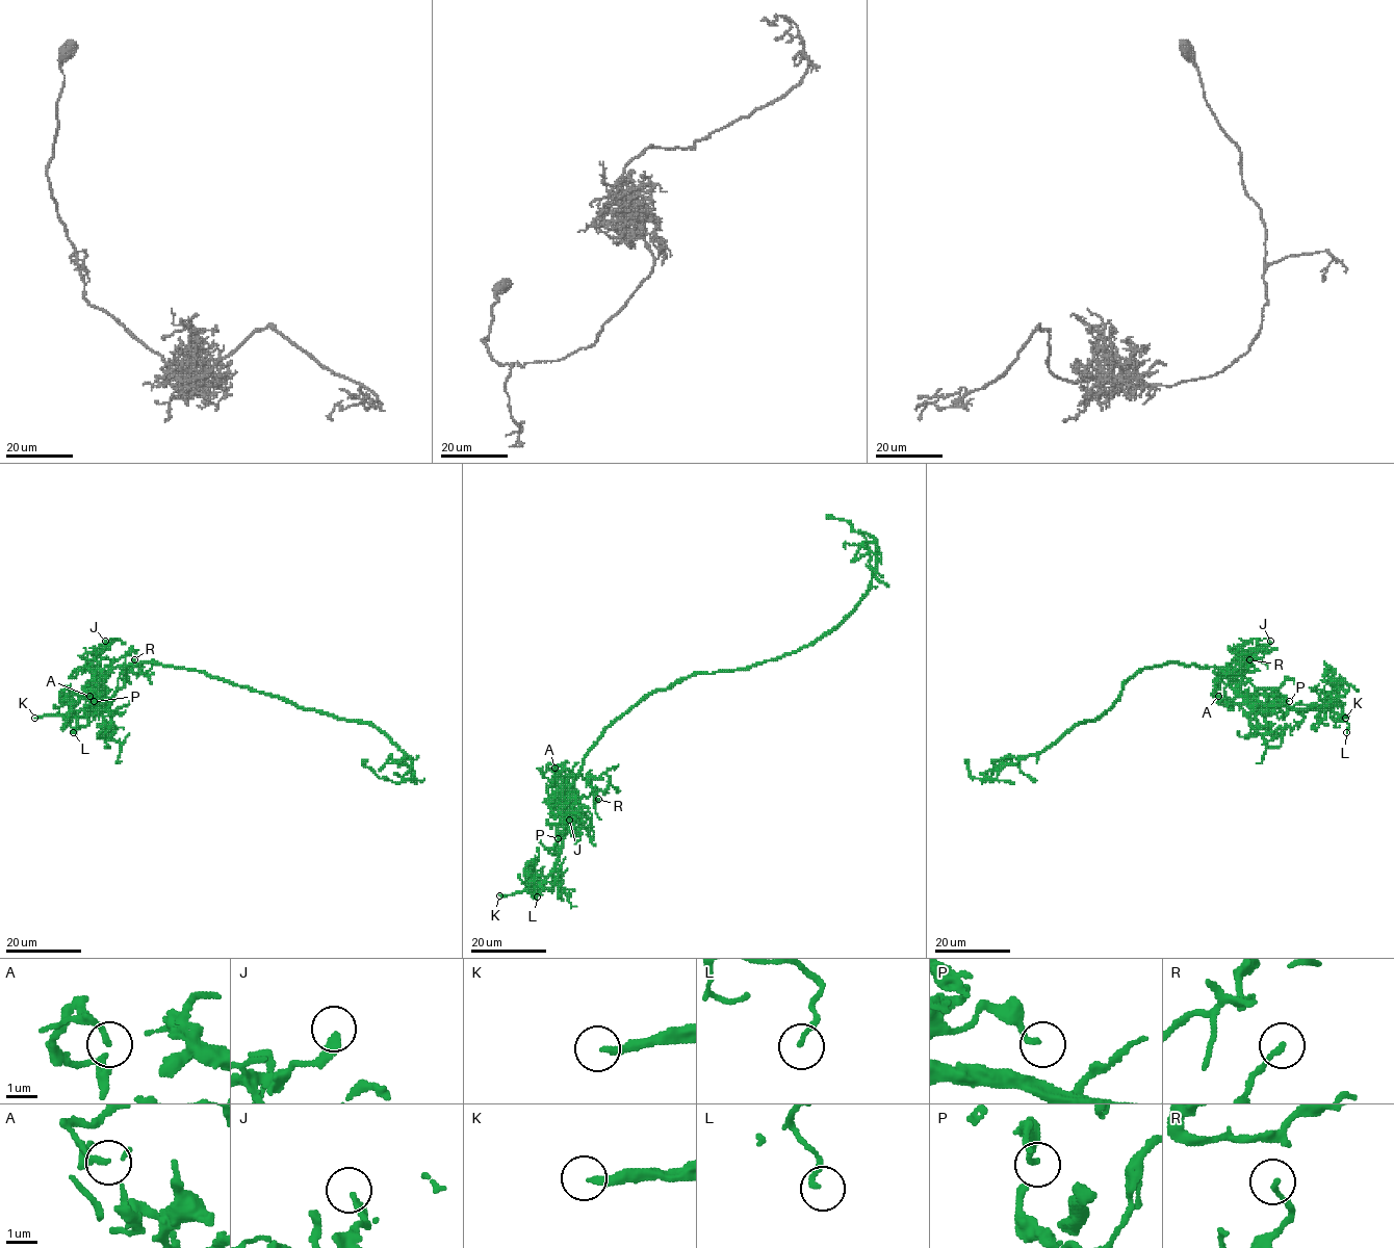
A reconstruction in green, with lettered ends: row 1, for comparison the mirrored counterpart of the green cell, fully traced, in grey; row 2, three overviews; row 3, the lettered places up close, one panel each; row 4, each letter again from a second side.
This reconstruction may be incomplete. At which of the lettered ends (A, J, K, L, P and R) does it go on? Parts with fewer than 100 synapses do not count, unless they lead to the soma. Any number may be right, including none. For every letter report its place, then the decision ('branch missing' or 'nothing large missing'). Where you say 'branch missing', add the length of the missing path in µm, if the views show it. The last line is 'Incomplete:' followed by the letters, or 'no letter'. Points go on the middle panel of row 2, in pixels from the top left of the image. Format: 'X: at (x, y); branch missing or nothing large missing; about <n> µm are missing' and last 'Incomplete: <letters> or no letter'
A: at (554, 768); nothing large missing
J: at (569, 820); nothing large missing
K: at (499, 895); branch missing; about 120 µm are missing
L: at (537, 896); nothing large missing
P: at (558, 838); nothing large missing
R: at (598, 799); nothing large missing
Incomplete: K

